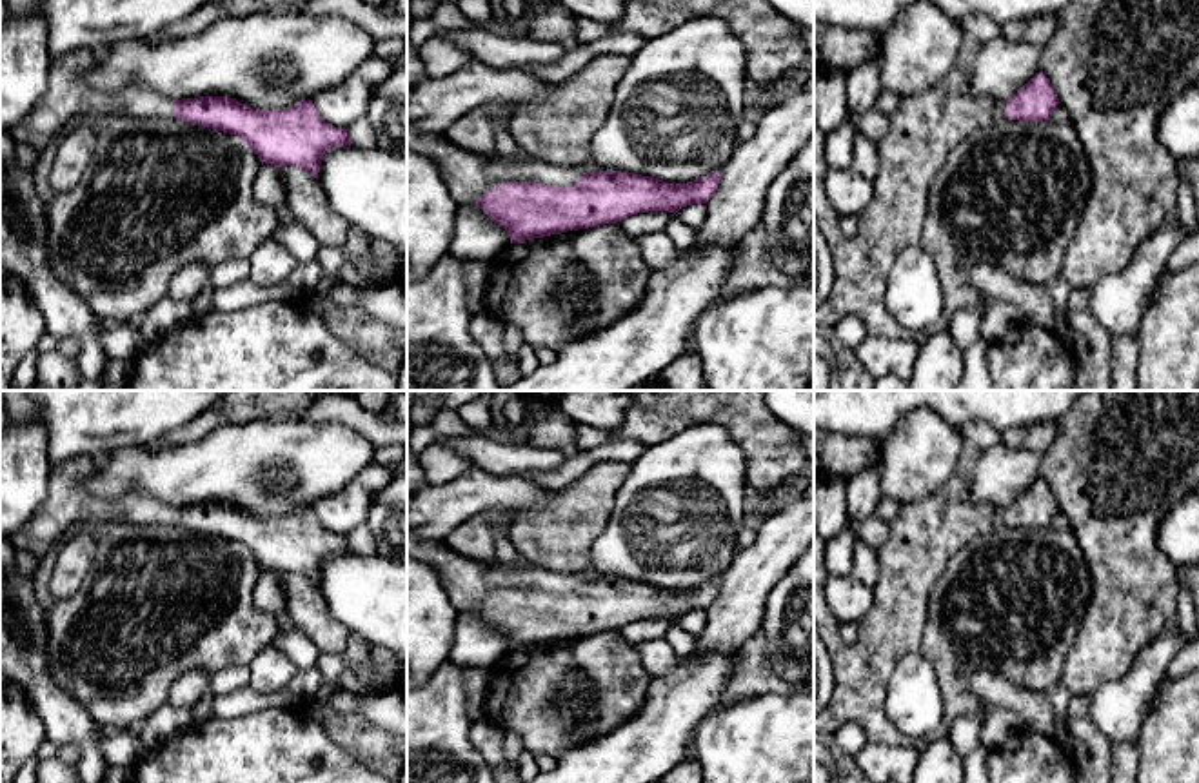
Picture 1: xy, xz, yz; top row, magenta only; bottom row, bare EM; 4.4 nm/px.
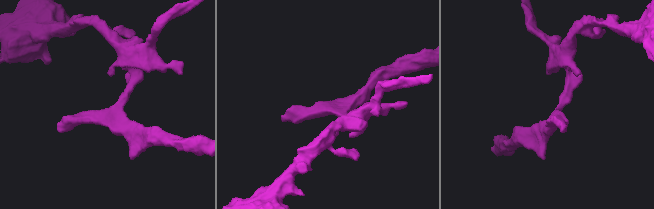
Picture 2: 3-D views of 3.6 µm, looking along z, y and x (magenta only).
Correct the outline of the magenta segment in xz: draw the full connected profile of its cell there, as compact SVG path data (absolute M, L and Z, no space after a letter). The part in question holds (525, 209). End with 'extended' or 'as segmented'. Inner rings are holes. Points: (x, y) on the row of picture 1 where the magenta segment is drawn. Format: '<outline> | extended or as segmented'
M407 127L407 149L431 158L441 171L445 185L458 205L476 203L494 223L509 233L510 243L618 223L638 213L669 211L676 214L687 205L707 203L721 178L721 171L716 171L694 182L669 183L629 171L587 173L583 167L560 167L529 156L494 160L469 153L440 133L420 133L411 127Z | extended

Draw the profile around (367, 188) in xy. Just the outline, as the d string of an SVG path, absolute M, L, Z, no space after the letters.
M380 145L331 147L322 156L318 183L347 223L407 253L407 160Z

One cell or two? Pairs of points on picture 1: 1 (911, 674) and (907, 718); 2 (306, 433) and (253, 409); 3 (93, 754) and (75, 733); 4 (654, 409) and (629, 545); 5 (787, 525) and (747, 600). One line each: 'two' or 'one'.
1: one
2: two
3: one
4: two
5: one

